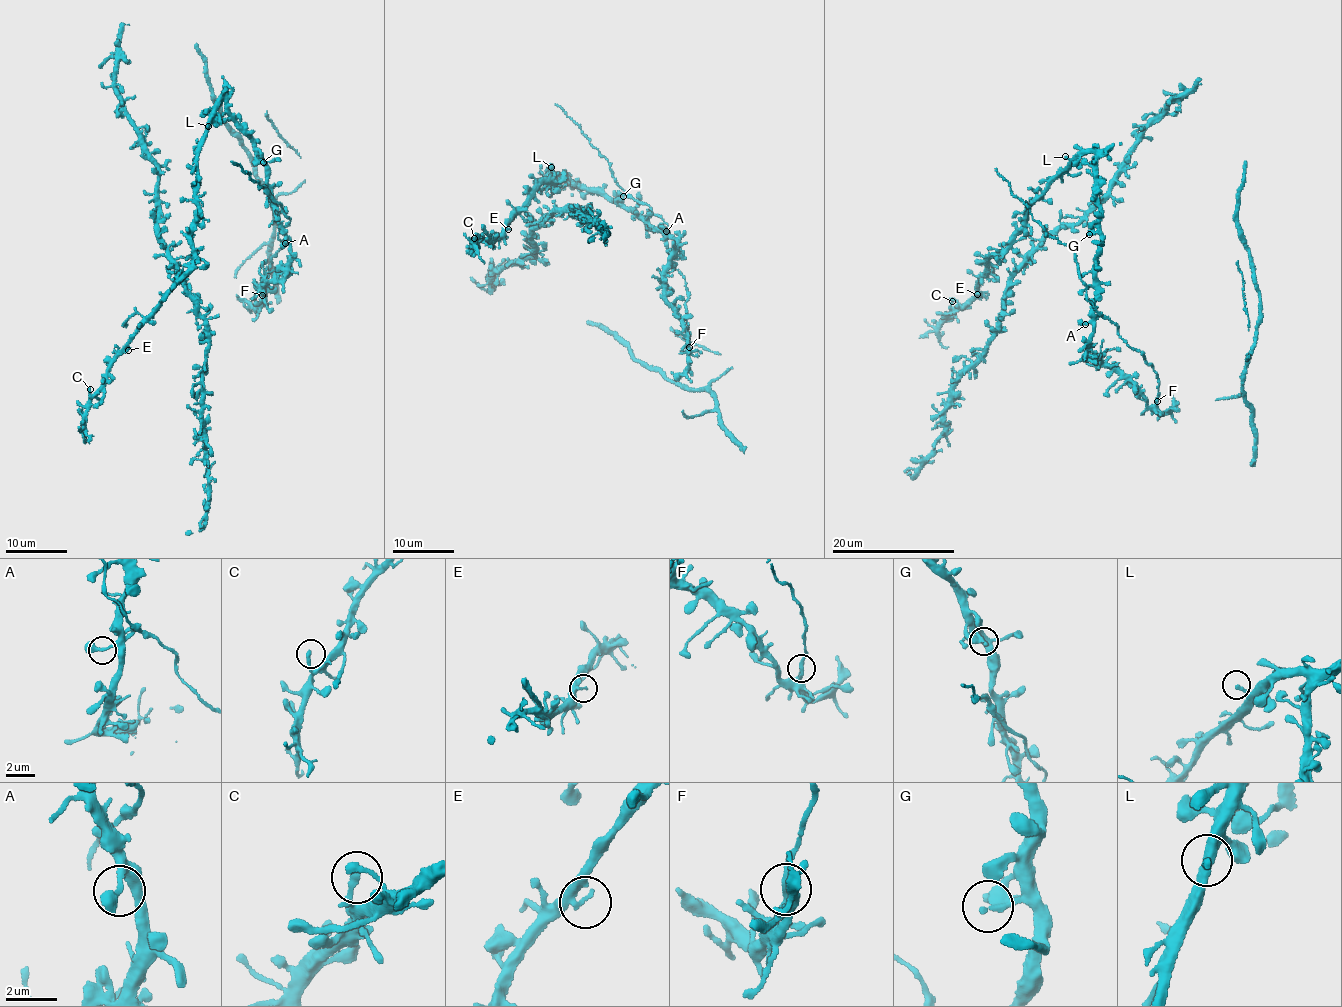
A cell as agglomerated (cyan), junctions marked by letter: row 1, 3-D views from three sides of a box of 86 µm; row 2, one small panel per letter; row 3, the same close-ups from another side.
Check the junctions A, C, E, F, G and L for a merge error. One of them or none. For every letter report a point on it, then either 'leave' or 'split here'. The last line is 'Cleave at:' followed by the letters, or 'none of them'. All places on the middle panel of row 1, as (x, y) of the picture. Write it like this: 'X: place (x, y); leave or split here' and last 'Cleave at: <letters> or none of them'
A: place (666, 231); leave
C: place (474, 238); leave
E: place (508, 229); leave
F: place (689, 347); split here
G: place (623, 196); leave
L: place (551, 167); leave
Cleave at: F

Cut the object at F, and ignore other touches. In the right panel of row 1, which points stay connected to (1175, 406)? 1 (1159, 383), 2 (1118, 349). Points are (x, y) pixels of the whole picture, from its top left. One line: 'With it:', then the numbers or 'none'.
With it: 2

